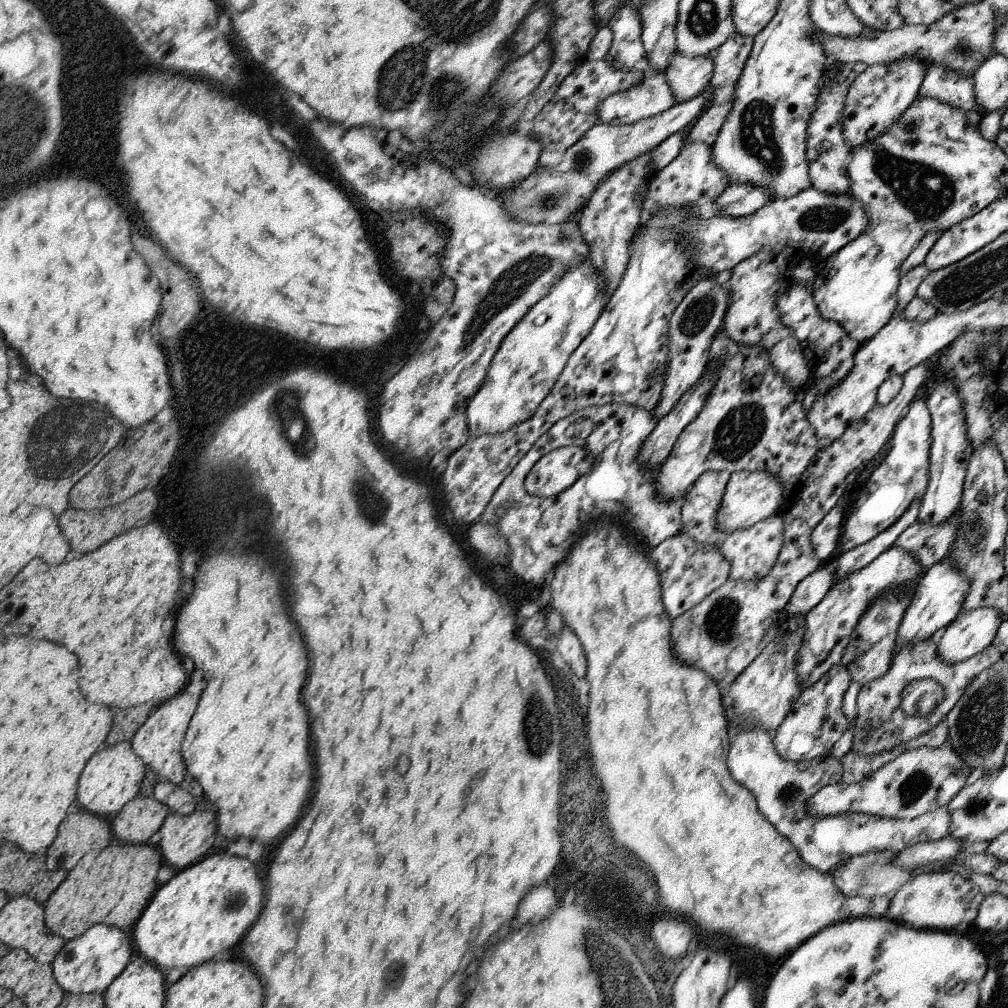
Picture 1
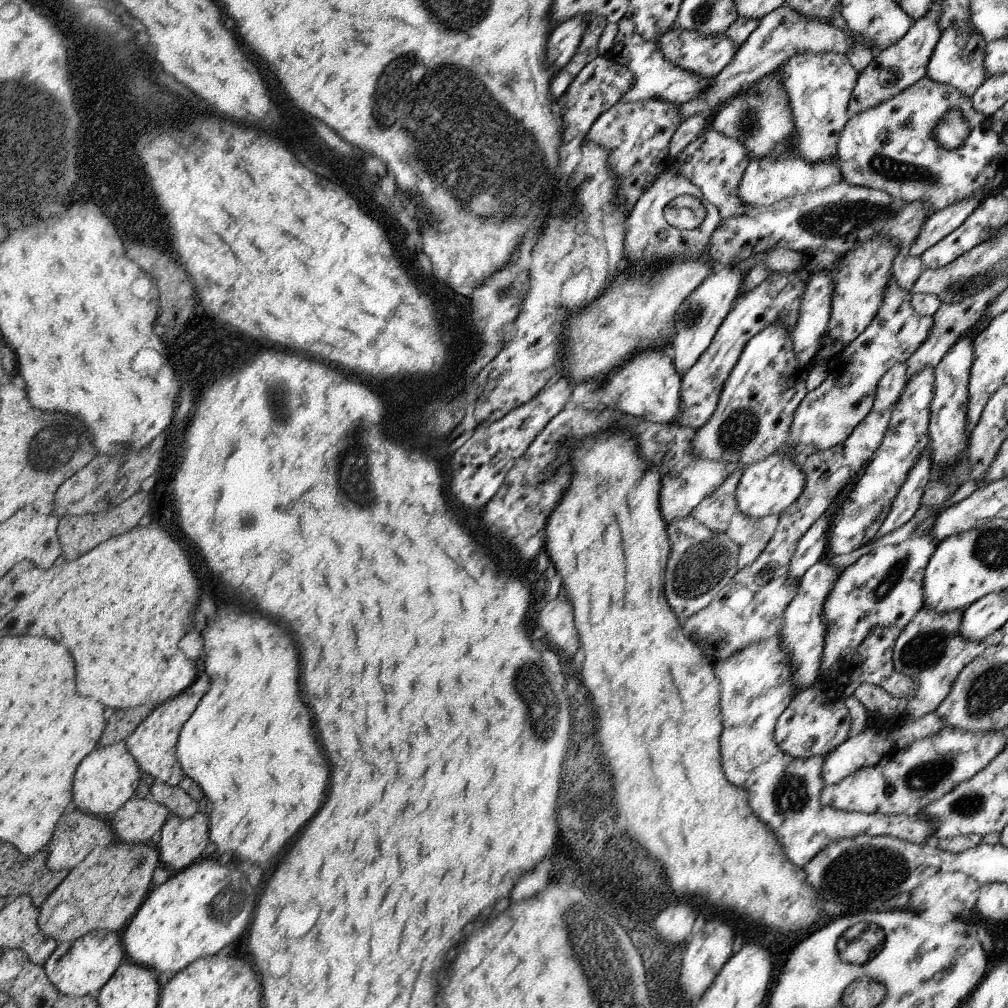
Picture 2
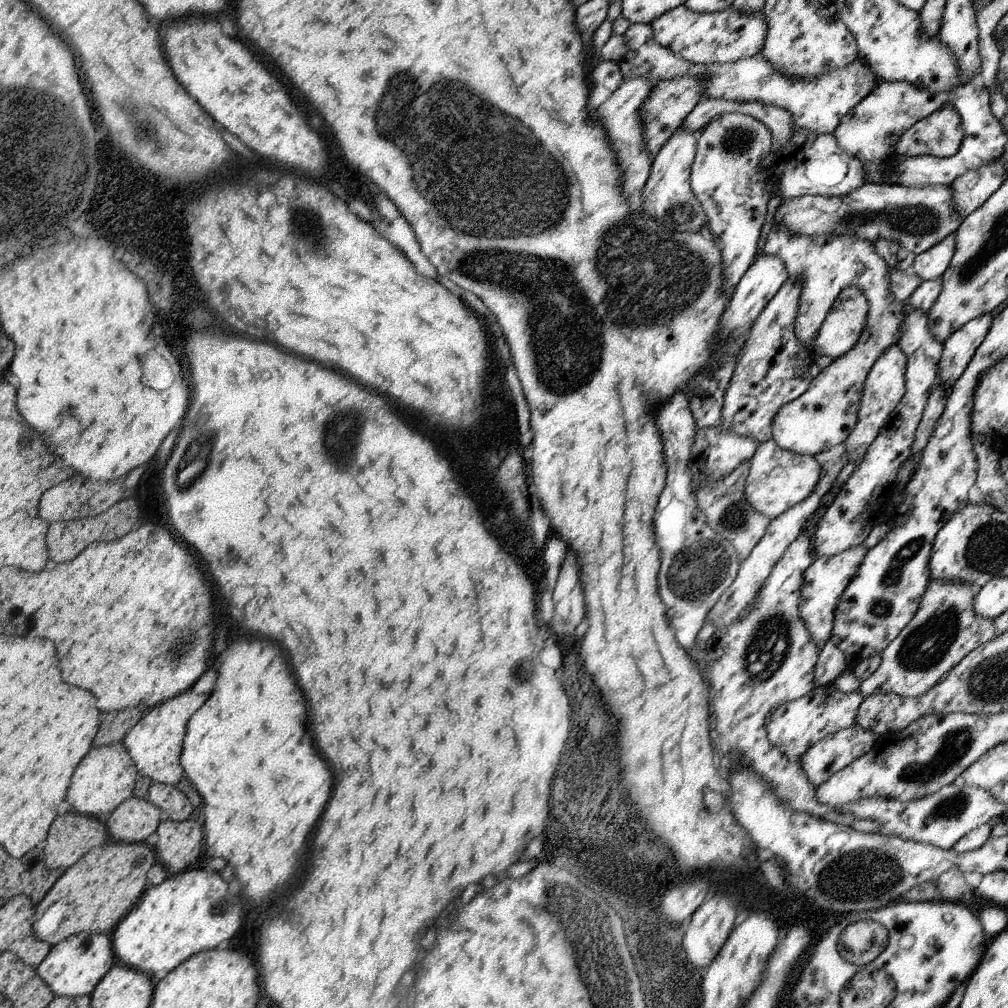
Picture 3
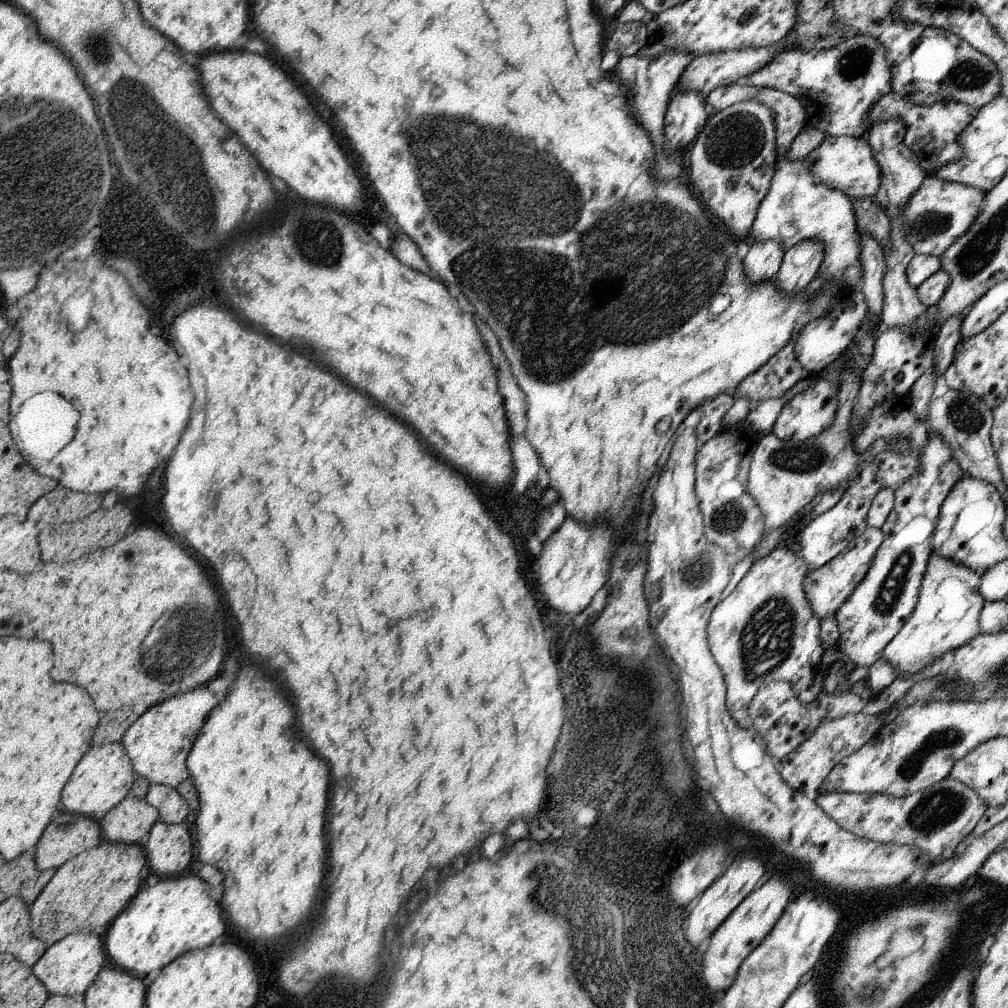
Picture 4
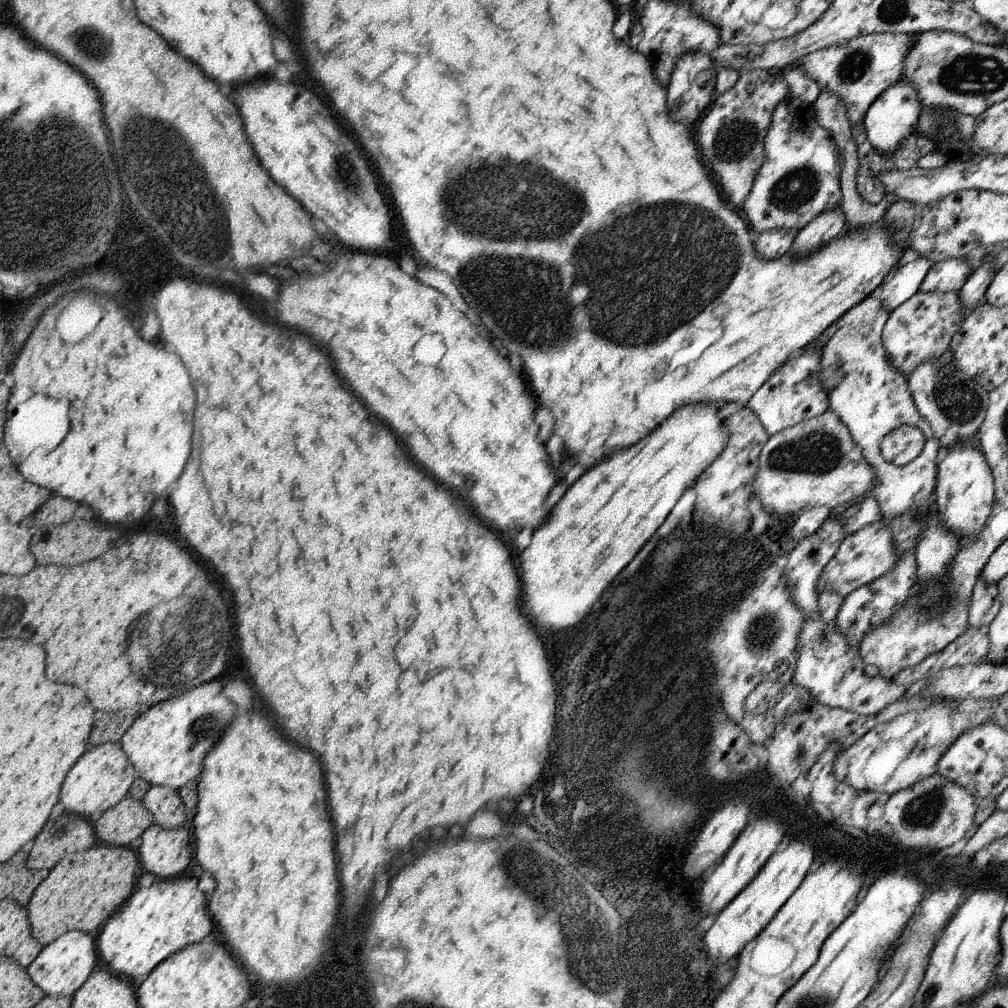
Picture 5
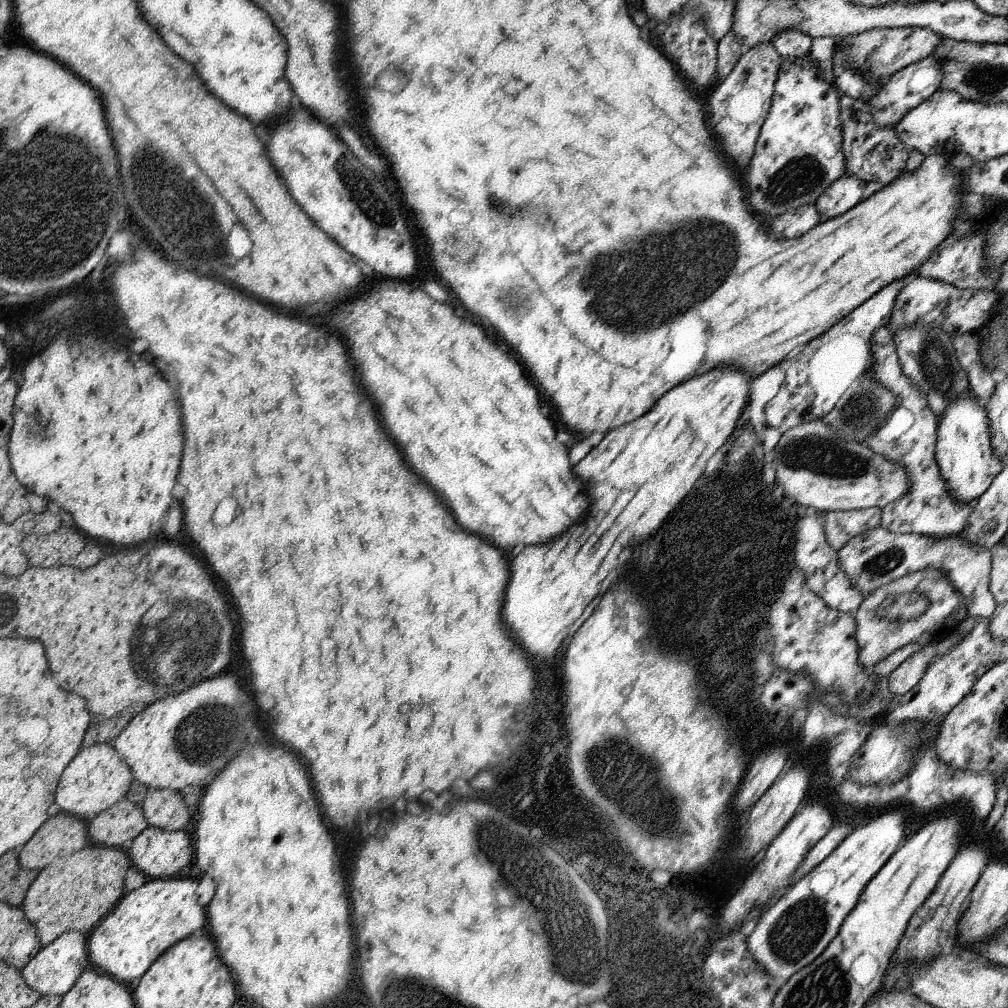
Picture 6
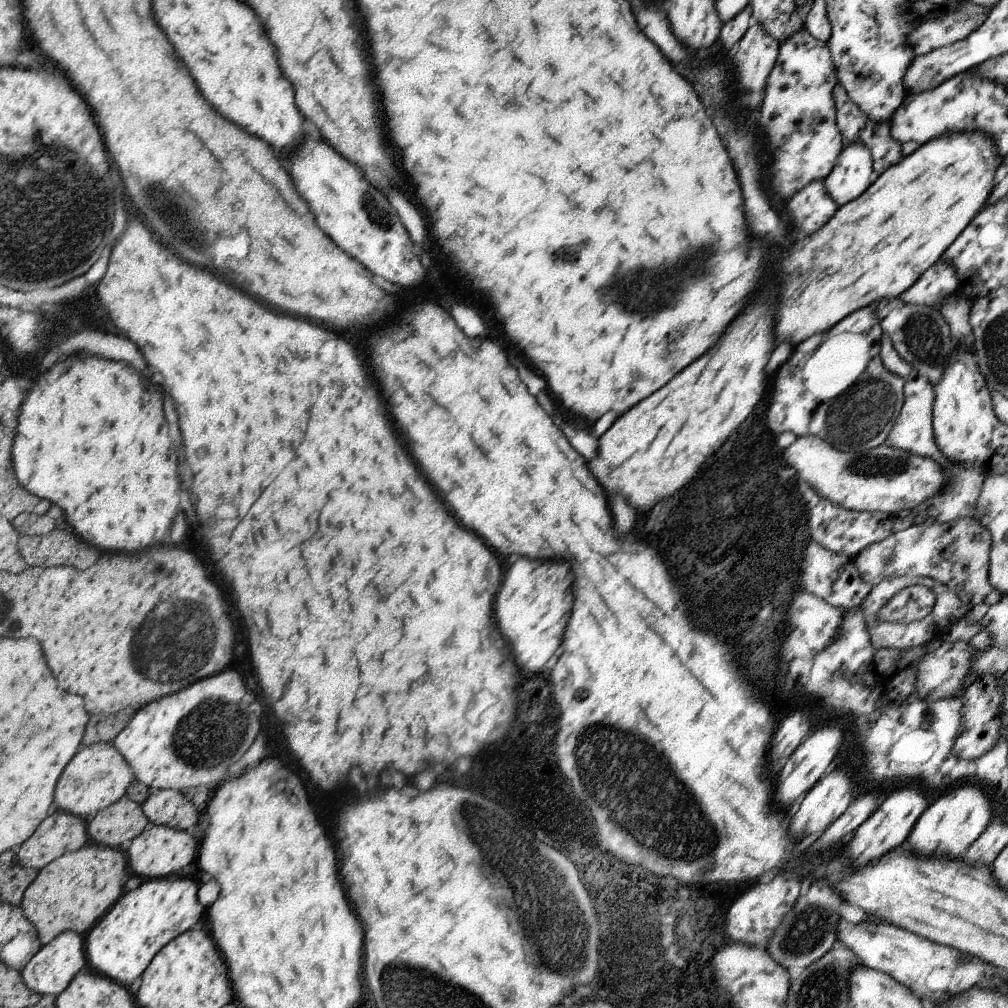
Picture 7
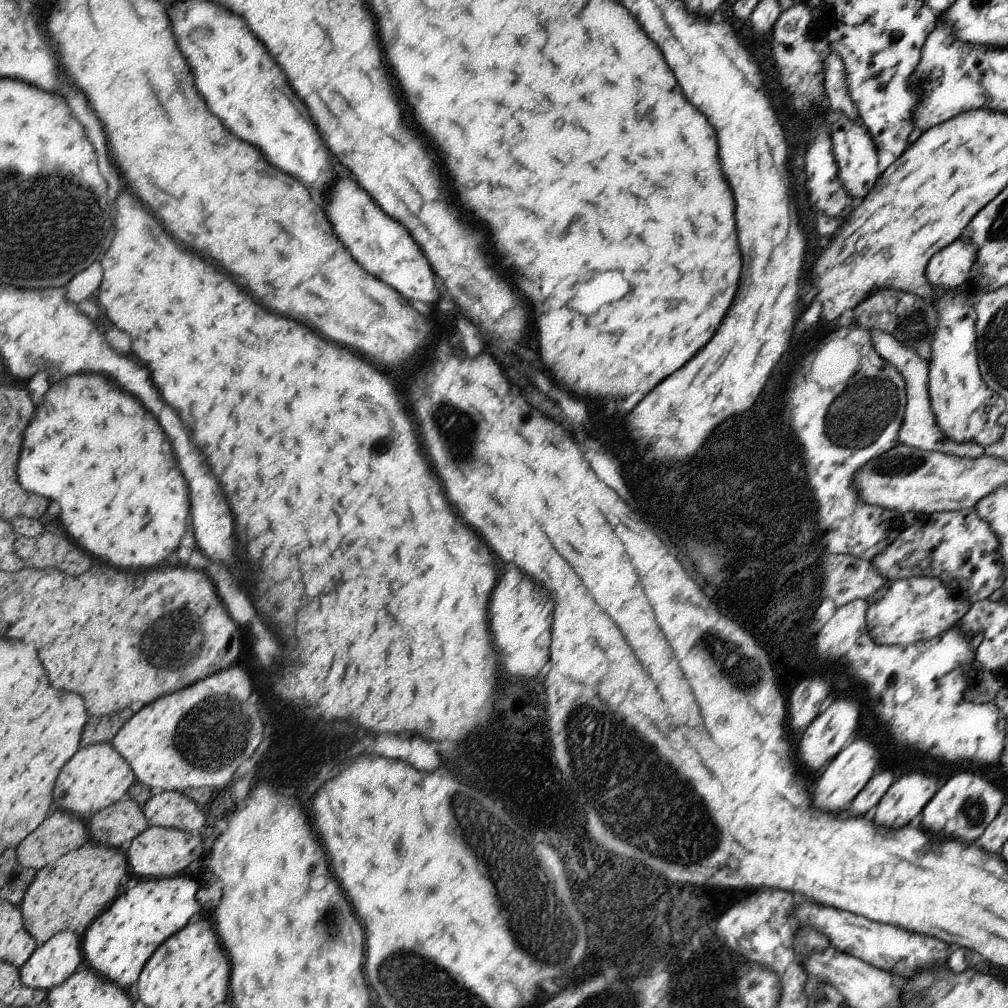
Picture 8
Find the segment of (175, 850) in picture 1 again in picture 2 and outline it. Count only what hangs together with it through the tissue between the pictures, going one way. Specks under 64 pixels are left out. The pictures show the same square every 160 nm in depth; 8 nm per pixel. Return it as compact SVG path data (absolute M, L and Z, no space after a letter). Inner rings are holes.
M196 813L190 818L172 815L164 823L157 845L160 865L177 873L194 864L208 846L208 816Z

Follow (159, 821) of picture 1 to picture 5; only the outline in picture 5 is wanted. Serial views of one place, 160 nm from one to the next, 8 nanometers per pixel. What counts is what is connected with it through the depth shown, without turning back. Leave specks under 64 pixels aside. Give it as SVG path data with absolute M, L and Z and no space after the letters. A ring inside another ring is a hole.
M124 797L115 807L106 811L96 822L99 842L115 847L128 847L132 840L154 823L151 809L132 797Z

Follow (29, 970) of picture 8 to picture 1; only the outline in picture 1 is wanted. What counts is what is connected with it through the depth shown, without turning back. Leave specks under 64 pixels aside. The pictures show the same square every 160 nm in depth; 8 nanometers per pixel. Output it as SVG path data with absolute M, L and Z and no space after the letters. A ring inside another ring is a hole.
M98 923L78 938L67 941L51 965L56 982L66 994L87 995L104 993L128 966L130 956L132 956L130 938L116 926Z

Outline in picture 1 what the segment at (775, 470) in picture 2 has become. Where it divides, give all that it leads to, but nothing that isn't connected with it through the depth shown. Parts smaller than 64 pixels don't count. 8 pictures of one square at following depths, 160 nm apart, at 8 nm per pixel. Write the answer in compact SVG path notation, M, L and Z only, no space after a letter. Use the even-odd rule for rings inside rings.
M734 471L727 484L722 506L717 516L717 526L726 533L753 530L761 520L778 512L786 496L783 485L773 474L766 471Z

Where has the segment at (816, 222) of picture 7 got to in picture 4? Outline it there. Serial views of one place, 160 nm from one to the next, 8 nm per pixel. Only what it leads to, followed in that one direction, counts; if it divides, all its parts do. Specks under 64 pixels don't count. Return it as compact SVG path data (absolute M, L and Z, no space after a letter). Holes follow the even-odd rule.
M779 241L749 242L745 248L744 272L753 284L774 280L783 264L786 249Z

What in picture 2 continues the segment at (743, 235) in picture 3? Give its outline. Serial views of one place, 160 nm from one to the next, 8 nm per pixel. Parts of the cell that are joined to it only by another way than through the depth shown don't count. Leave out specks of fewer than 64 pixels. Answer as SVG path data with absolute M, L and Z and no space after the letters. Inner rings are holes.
M713 129L702 132L682 152L671 158L670 167L675 174L682 175L700 187L706 204L714 205L722 219L730 219L747 212L748 206L739 197L738 188L746 174L748 163L747 149L743 144ZM738 263L726 267L715 268L712 275L707 276L691 295L679 306L674 315L675 323L673 338L670 342L671 354L676 370L680 373L690 370L698 362L701 354L709 348L720 325L732 310L735 300L742 292L744 272L732 270Z

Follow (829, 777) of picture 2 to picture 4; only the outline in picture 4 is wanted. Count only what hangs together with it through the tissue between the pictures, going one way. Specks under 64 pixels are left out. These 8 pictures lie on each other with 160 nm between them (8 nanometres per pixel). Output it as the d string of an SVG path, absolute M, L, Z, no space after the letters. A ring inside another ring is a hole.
M863 713L847 714L839 719L824 721L800 746L782 760L776 761L782 778L798 792L799 796L804 795L815 799L819 794L819 786L832 769L843 758L860 750L883 726L881 716Z

